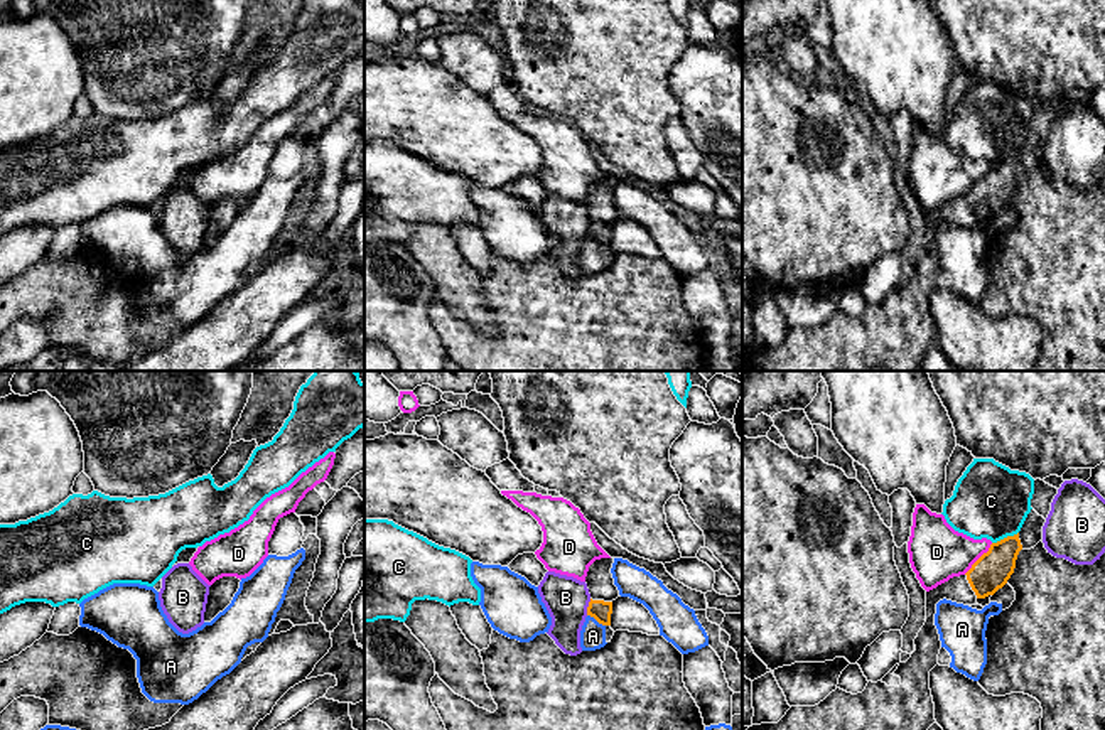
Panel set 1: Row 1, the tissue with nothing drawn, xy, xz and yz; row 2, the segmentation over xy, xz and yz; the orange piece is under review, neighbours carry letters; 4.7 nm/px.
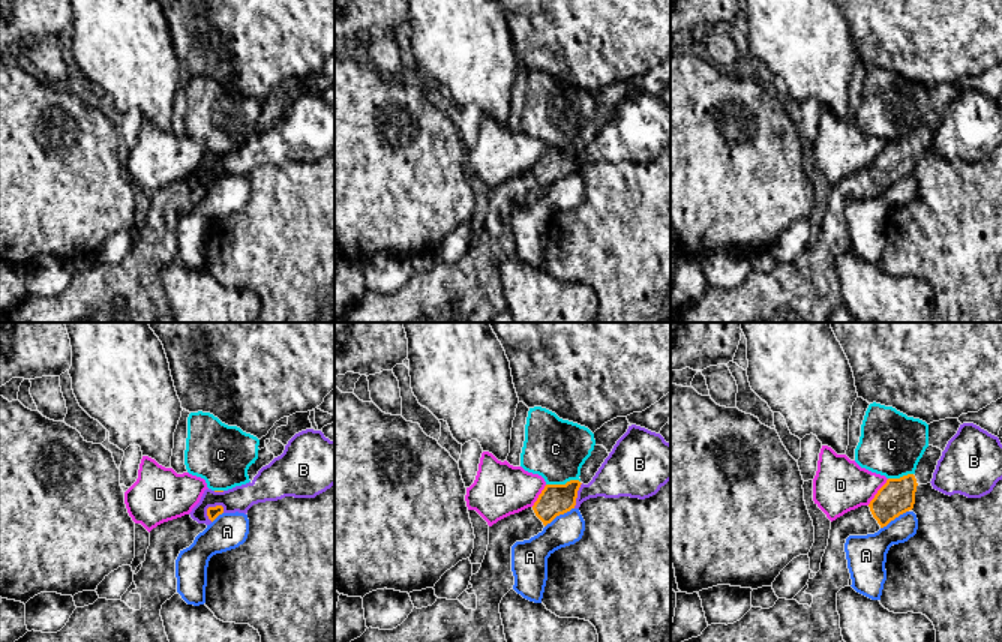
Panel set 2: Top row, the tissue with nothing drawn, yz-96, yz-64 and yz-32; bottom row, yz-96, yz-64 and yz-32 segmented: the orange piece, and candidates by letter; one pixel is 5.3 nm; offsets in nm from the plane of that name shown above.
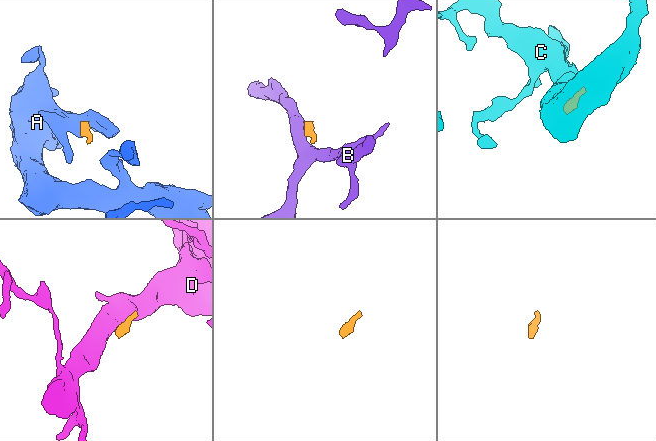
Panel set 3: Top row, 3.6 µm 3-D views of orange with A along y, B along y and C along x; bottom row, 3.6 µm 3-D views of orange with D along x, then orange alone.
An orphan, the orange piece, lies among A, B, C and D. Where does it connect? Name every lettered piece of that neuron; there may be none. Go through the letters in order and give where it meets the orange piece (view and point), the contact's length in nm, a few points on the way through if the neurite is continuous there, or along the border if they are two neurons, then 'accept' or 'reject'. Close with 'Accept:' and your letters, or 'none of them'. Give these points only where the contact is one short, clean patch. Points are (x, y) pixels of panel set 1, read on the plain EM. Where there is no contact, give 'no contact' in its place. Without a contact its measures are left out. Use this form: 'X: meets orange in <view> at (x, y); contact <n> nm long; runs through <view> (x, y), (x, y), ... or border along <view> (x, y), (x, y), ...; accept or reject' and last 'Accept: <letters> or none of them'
A: meets orange in xz at (596, 241); contact 110 nm long; border along xz (587, 236), (604, 248); reject
B: meets orange in xz at (587, 230); contact 80 nm long; border along xz (591, 221), (586, 236); reject
C: meets orange in yz at (1004, 161); contact 140 nm long; border along yz (1018, 154), (992, 166); reject
D: meets orange in yz at (979, 181); contact 200 nm long; border along yz (992, 166), (964, 196); reject
Accept: none of them

